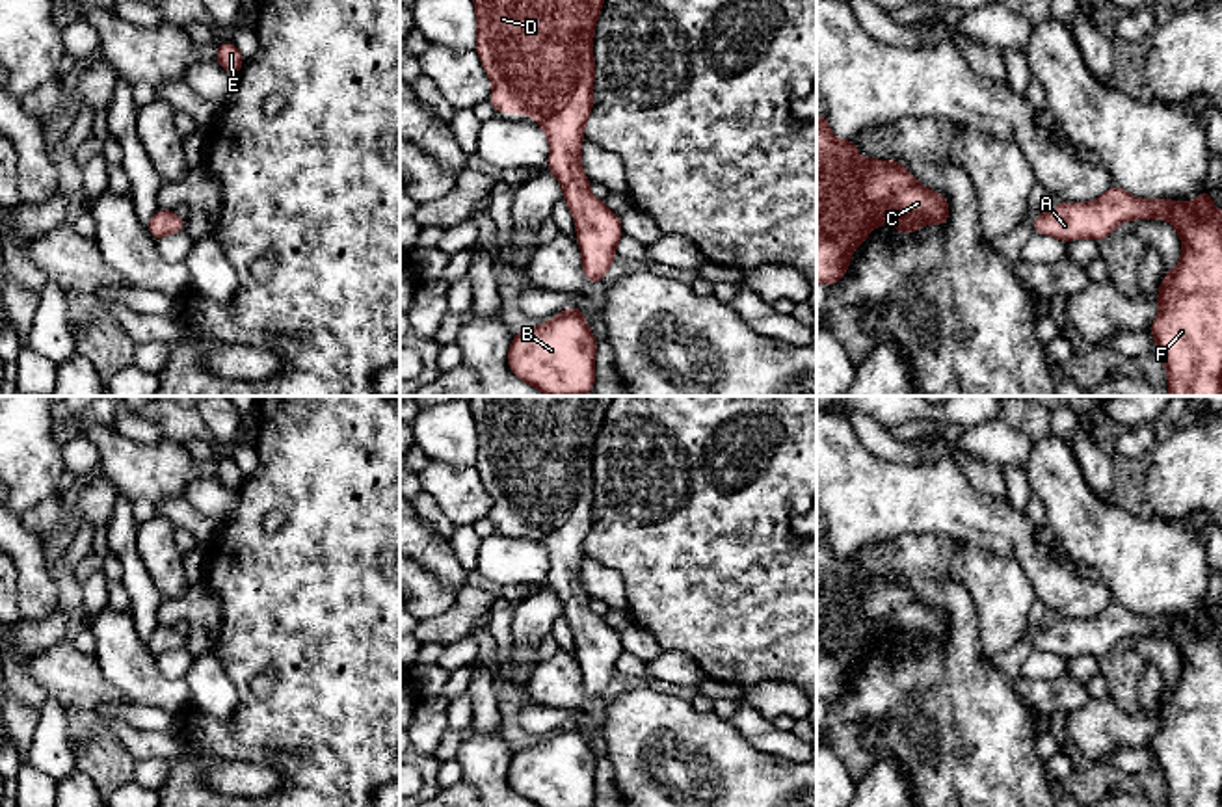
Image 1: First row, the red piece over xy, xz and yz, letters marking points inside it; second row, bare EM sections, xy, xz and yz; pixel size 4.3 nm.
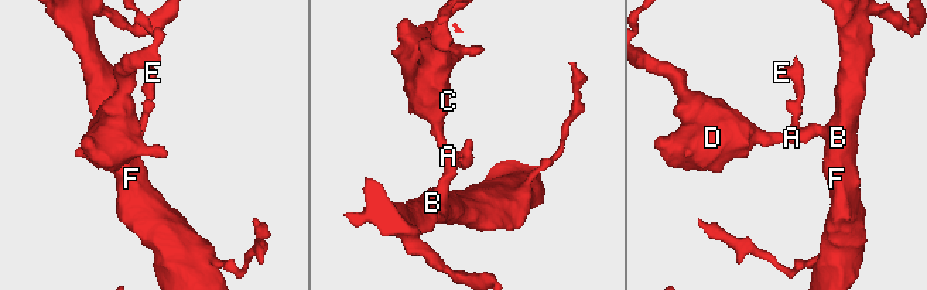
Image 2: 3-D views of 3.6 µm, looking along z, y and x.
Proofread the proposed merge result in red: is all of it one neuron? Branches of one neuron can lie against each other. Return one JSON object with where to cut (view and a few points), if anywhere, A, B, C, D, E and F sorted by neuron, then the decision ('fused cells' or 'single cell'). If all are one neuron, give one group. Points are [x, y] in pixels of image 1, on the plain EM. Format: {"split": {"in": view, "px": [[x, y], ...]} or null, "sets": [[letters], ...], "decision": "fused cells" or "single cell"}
{"split": null, "sets": [["A", "B", "C", "D", "E", "F"]], "decision": "single cell"}

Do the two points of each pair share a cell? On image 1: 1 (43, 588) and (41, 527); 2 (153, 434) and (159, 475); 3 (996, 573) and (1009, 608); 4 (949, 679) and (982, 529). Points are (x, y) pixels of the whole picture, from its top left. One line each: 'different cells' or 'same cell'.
1: different cells
2: different cells
3: same cell
4: different cells

